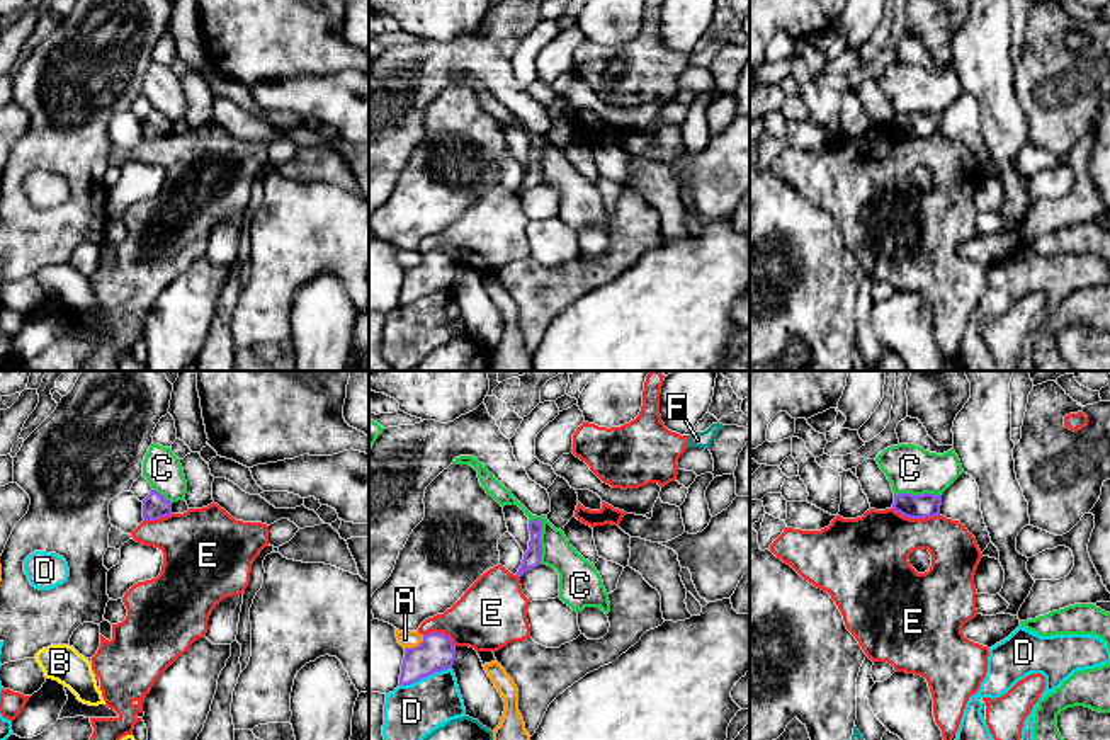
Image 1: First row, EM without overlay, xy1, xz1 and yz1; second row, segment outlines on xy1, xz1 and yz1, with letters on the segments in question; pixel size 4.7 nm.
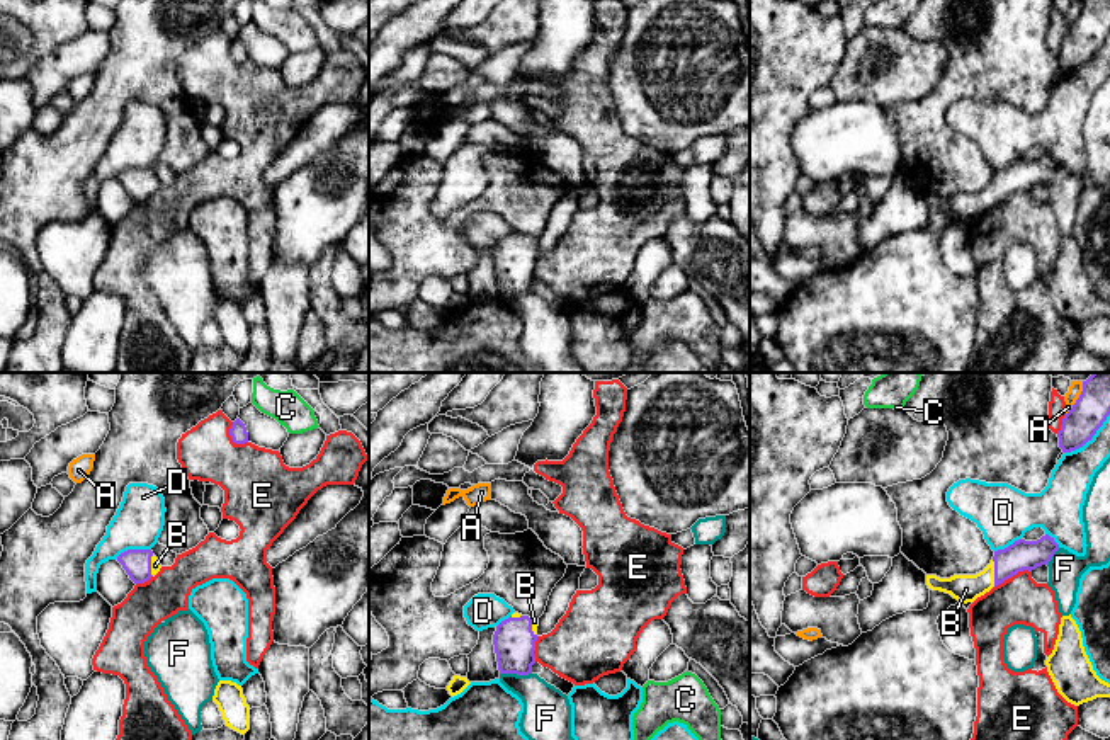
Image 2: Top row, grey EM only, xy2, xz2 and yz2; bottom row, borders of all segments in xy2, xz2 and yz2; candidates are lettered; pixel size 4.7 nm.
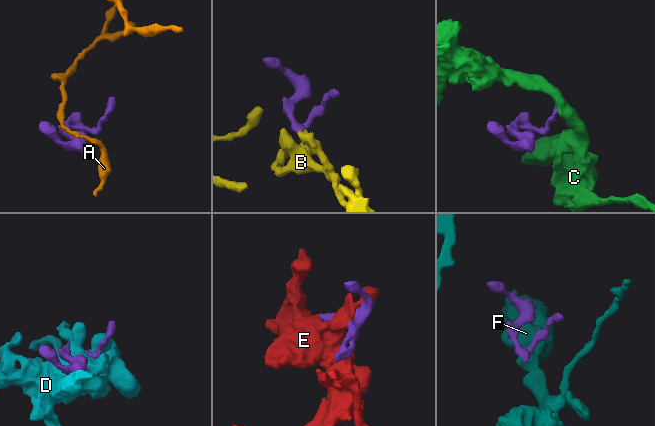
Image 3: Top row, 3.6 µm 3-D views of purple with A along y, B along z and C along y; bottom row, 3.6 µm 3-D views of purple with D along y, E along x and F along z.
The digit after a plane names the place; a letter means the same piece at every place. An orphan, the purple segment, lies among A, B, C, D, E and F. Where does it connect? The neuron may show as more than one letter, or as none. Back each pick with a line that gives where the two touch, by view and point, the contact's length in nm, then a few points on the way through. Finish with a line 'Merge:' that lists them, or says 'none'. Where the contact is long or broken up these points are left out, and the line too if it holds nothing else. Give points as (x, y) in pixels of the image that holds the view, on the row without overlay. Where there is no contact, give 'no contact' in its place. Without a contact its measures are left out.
B: contact yz2 (995, 193); length 130 nm; way yz2 (1022, 174), (1007, 181), (995, 193), (966, 208)
Merge: B

